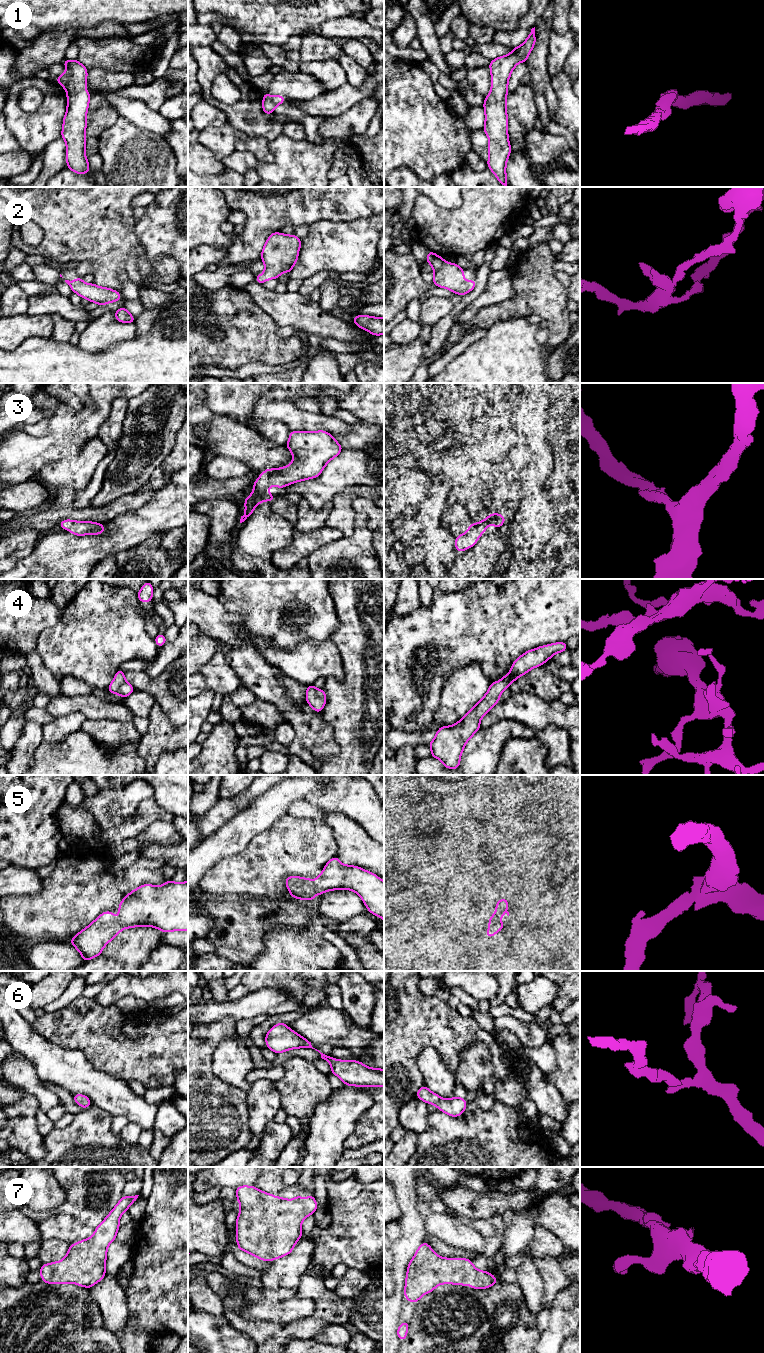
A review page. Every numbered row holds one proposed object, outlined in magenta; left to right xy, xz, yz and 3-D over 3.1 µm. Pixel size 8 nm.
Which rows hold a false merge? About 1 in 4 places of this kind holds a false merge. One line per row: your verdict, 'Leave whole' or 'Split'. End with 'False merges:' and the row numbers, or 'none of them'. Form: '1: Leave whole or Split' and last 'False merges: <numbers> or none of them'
1: Leave whole
2: Leave whole
3: Leave whole
4: Leave whole
5: Leave whole
6: Leave whole
7: Leave whole
False merges: none of them

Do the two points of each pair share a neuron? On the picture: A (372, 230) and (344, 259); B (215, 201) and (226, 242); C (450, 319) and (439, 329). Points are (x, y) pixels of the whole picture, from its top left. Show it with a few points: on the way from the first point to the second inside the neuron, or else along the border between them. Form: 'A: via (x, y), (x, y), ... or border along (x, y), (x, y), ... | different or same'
A: via (365, 237), (350, 252) | same
B: via (215, 211), (216, 232) | same
C: via (447, 322), (442, 327) | same

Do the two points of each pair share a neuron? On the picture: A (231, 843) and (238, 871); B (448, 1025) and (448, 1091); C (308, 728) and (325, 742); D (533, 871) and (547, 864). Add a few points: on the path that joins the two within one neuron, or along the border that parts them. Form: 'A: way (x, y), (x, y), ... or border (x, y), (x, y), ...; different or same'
A: border (252, 839), (241, 851), (226, 856), (213, 865); different
B: border (434, 1049), (446, 1066), (454, 1073); different
C: way (312, 732), (321, 741); same
D: way (536, 871), (544, 865); same

